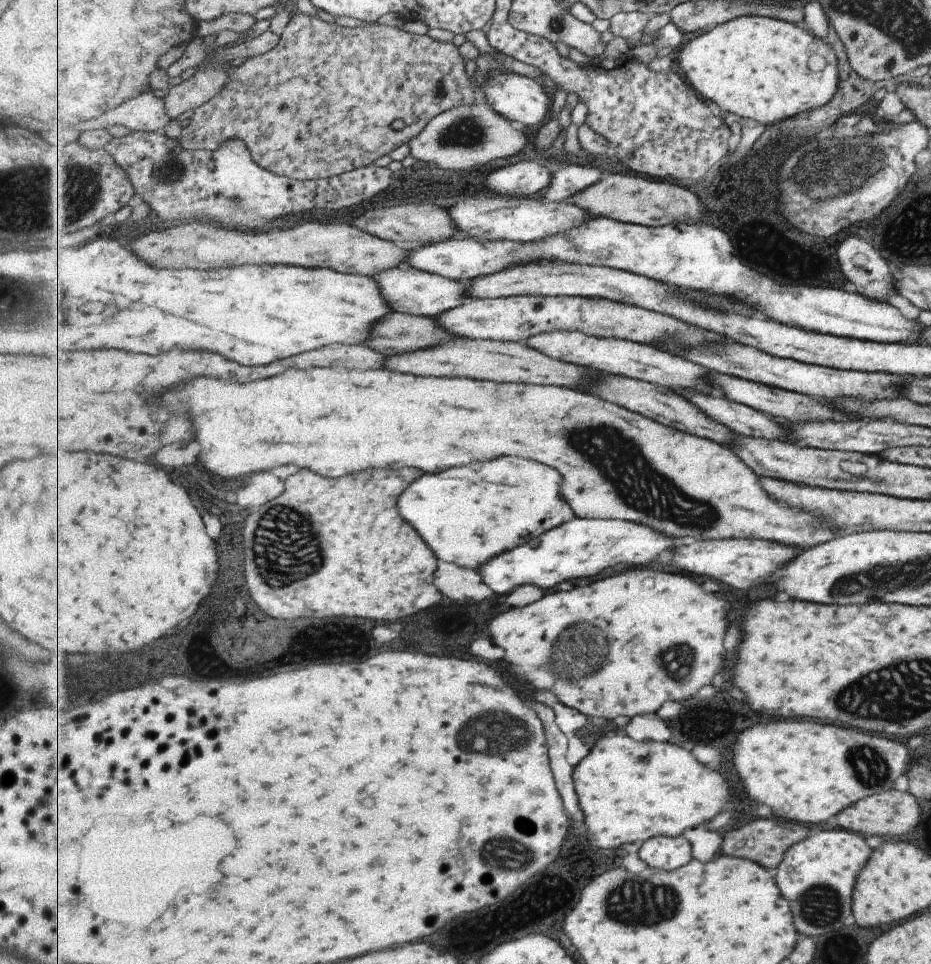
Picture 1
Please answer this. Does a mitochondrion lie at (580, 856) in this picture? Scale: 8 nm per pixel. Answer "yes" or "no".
no

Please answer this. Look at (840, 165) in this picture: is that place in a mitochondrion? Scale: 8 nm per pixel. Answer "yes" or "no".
yes

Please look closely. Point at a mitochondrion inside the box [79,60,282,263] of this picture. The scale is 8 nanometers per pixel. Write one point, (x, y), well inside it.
(171, 171)

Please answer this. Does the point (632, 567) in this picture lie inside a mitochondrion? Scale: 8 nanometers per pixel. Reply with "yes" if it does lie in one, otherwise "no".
no

